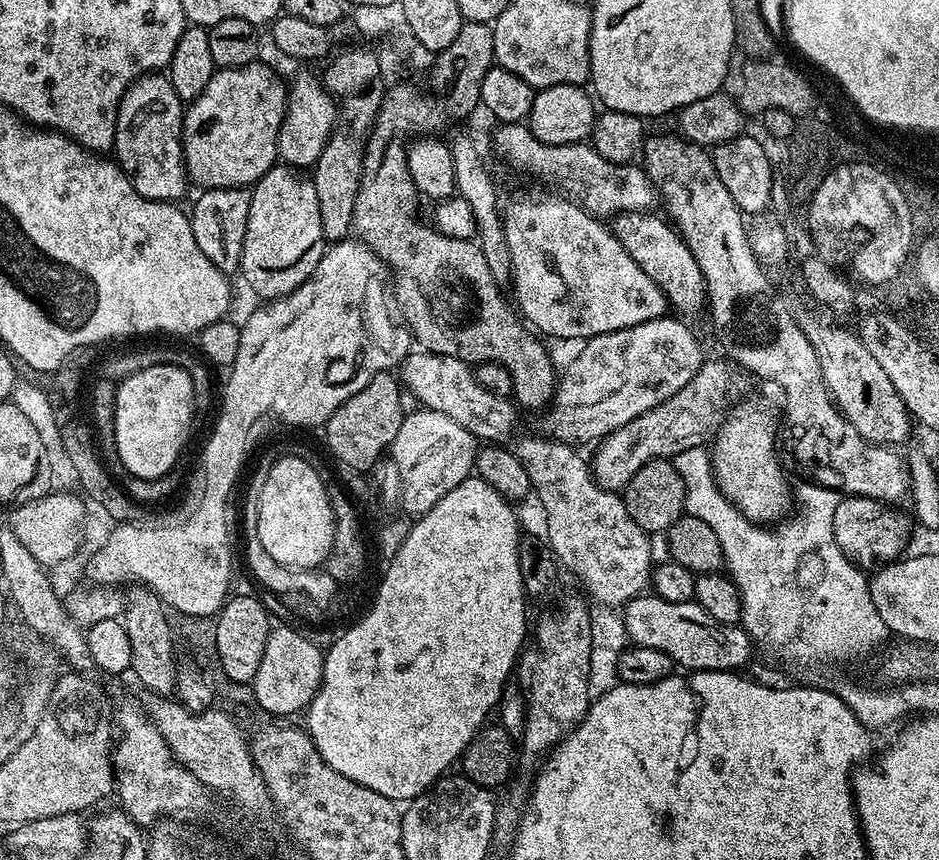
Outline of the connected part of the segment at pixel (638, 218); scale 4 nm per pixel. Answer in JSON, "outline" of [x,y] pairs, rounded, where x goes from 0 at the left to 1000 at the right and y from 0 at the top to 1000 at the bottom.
{"outline":[[[698,245],[667,247],[651,257],[650,264],[655,270],[658,281],[662,281],[665,290],[692,319],[692,323],[711,345],[712,352],[726,363],[741,363],[752,353],[752,331],[750,320],[733,290],[727,274],[715,259],[698,251]]]}

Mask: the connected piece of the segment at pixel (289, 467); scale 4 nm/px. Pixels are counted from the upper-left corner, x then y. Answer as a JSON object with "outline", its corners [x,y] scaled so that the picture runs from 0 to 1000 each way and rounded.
{"outline":[[[302,530],[290,540],[290,545],[281,553],[281,562],[276,564],[281,586],[277,590],[277,628],[285,637],[288,647],[294,647],[294,656],[304,656],[325,663],[337,663],[348,652],[354,643],[354,631],[358,620],[358,599],[349,578],[350,564],[341,564],[341,553],[332,549],[319,530]]]}

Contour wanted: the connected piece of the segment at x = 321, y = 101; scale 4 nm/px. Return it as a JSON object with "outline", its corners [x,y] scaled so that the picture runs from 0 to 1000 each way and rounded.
{"outline":[[[317,90],[307,102],[307,123],[302,127],[302,141],[298,144],[297,185],[316,198],[335,192],[359,144],[360,122],[354,108],[345,101],[342,90]]]}

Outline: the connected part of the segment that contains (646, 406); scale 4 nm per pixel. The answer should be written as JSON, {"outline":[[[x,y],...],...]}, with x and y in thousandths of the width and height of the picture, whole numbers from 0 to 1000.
{"outline":[[[704,370],[684,374],[679,379],[663,381],[657,386],[646,386],[640,391],[632,391],[629,395],[621,397],[618,410],[613,414],[609,428],[613,433],[605,433],[595,438],[592,458],[588,463],[586,473],[578,480],[580,508],[593,514],[610,519],[618,516],[629,517],[649,507],[654,500],[667,495],[675,486],[688,481],[696,472],[709,467],[726,449],[731,449],[741,438],[745,429],[748,413],[745,400],[741,391],[724,372]]]}

